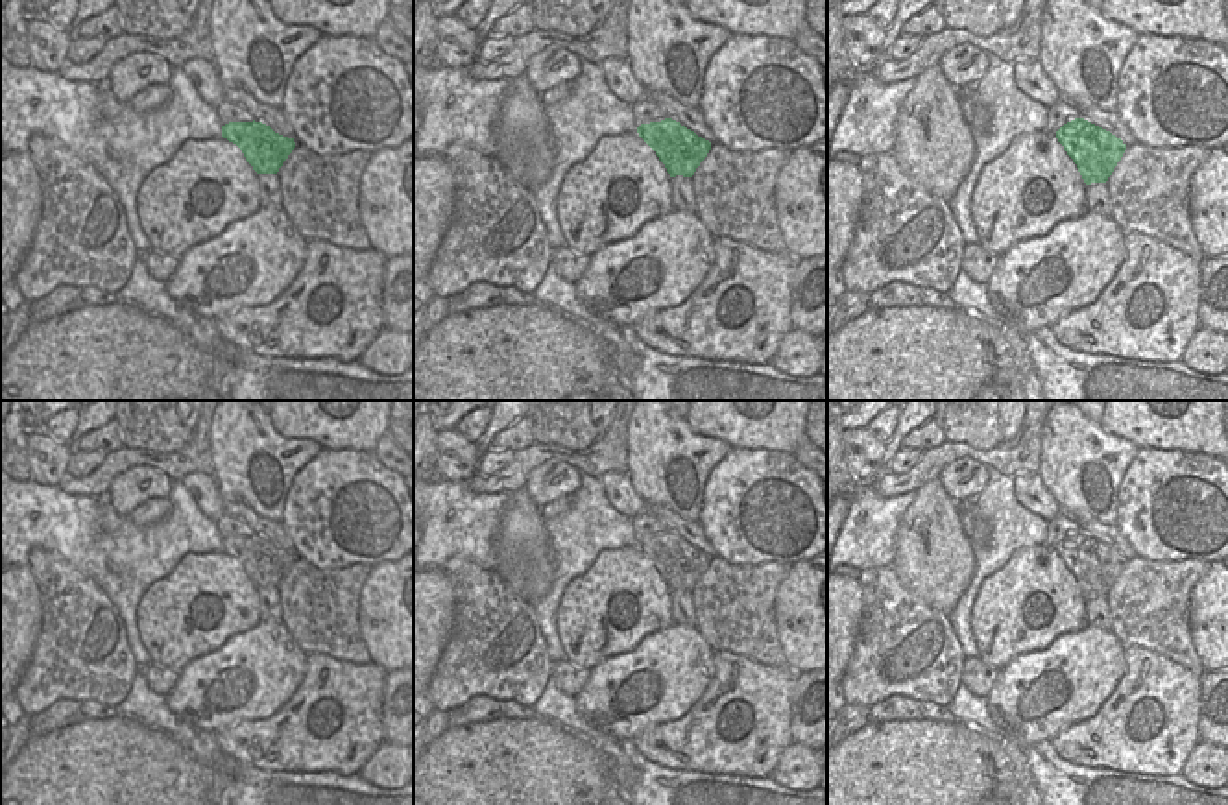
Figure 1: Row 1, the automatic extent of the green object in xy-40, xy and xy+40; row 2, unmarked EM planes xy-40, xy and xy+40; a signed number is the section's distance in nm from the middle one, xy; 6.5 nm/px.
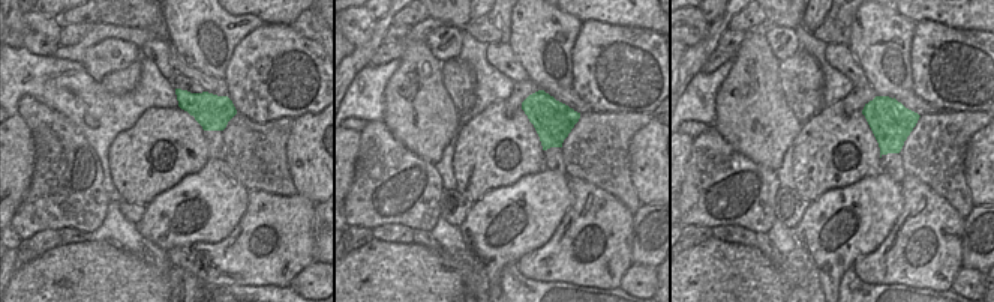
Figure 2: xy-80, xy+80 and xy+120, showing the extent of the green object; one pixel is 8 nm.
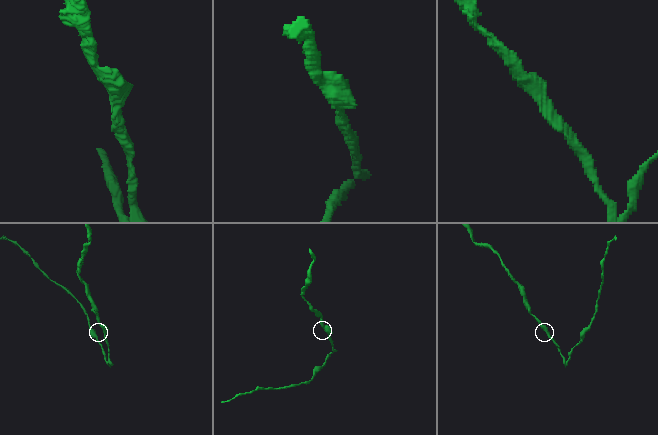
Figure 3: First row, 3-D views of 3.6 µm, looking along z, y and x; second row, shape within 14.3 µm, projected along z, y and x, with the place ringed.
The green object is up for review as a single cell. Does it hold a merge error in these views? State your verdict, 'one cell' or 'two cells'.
two cells

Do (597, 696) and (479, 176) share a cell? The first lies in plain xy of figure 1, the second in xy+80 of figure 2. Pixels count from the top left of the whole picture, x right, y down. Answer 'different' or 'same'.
different

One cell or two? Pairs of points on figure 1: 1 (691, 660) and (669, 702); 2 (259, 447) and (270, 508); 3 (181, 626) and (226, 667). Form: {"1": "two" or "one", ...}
{"1": "one", "2": "one", "3": "two"}

